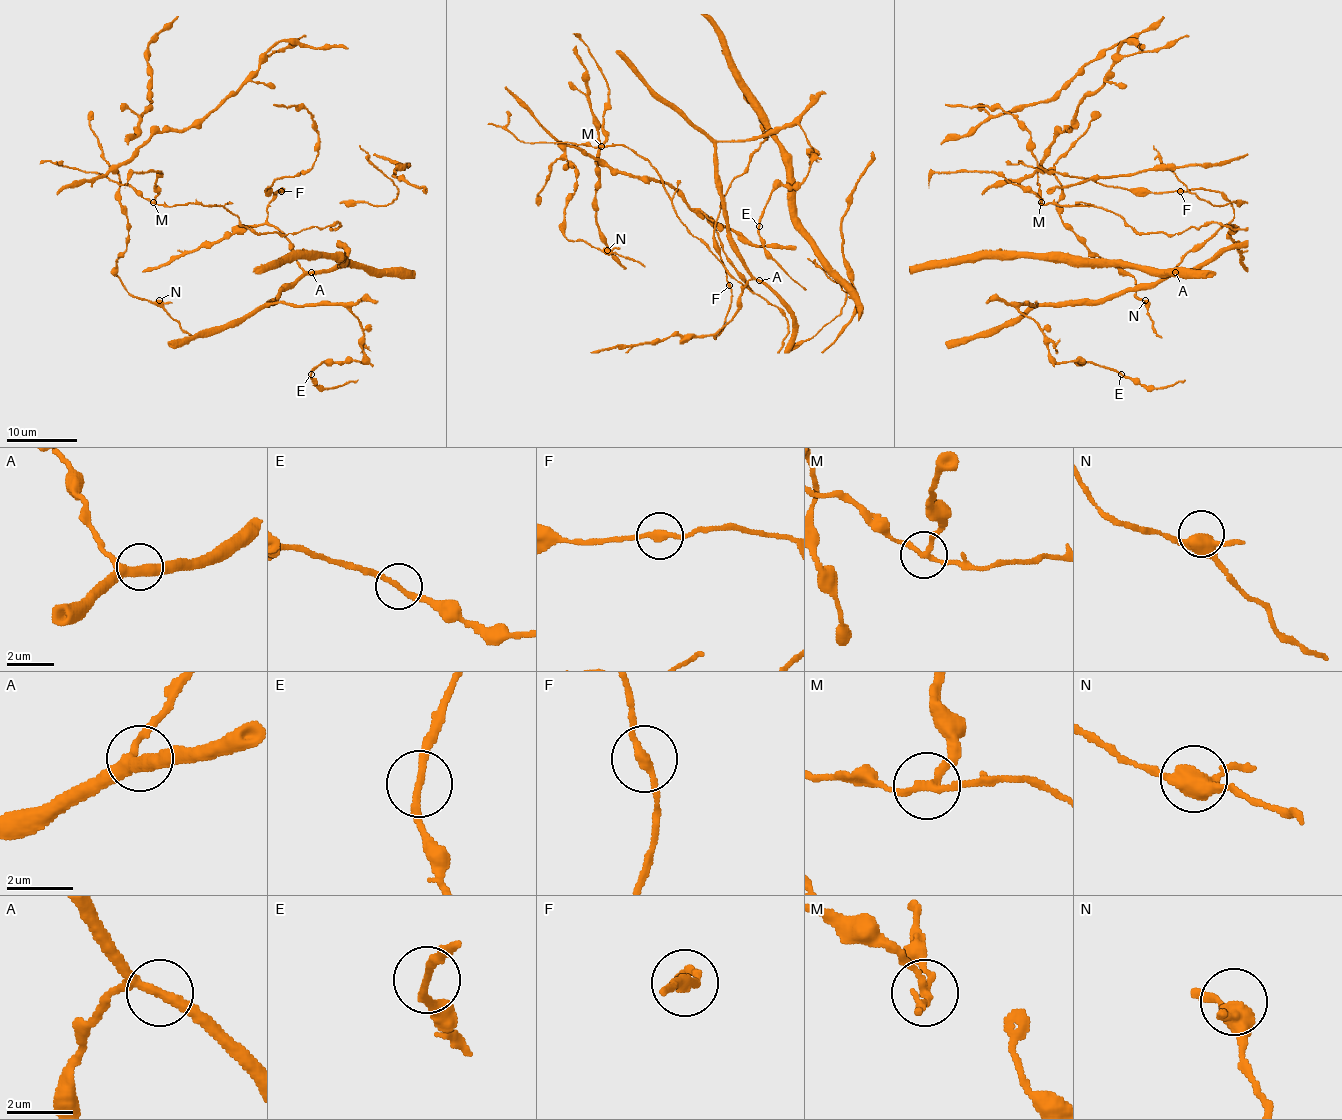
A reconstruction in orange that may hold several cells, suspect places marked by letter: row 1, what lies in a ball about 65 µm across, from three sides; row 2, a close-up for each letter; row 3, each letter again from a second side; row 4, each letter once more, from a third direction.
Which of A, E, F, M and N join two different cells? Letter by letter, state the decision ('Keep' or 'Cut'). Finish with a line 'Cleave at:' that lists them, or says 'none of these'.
A: Keep
E: Keep
F: Keep
M: Cut
N: Keep
Cleave at: M

